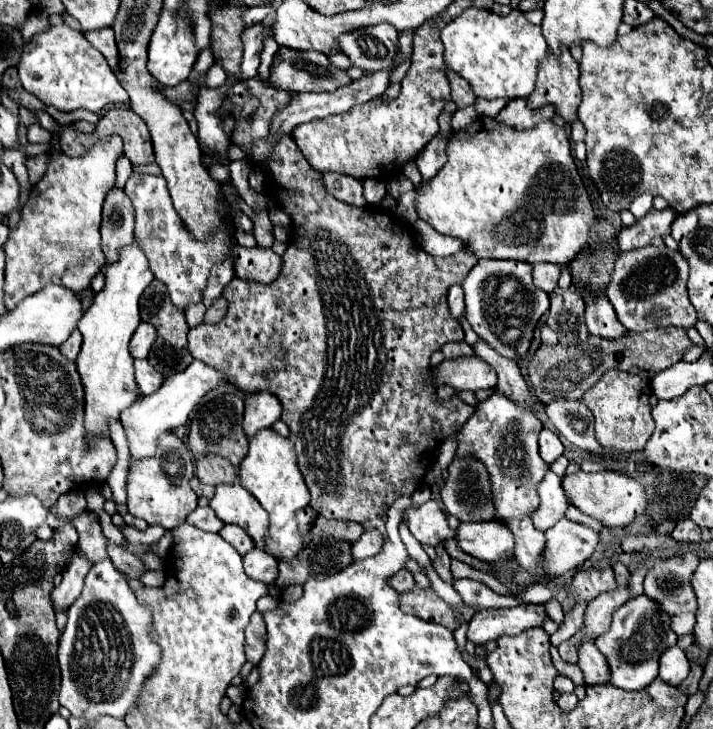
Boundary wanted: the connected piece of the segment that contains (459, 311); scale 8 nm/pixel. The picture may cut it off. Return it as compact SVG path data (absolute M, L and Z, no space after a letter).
M451 286L449 294L447 294L447 300L449 300L449 310L451 310L453 318L461 320L465 316L465 304L463 304L463 290L461 290L461 286Z

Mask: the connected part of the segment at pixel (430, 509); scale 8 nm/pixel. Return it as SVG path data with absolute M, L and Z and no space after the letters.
M429 500L421 506L409 506L409 530L421 544L437 546L439 542L453 538L455 530L447 524L447 514L435 500Z

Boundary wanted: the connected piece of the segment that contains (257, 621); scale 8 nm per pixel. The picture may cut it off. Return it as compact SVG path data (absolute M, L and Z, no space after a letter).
M255 612L251 616L249 626L245 628L245 654L247 660L253 664L259 664L265 652L265 640L267 640L267 630L261 612Z

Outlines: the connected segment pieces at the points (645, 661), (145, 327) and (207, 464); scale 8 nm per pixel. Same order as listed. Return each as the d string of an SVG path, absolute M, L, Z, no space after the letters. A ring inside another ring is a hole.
M637 596L625 606L613 612L611 628L601 634L595 644L599 652L607 658L611 670L611 684L625 690L643 690L657 678L659 656L663 650L677 642L677 634L671 630L669 614L661 610L659 602L651 600L649 596Z
M141 322L141 324L137 326L133 338L131 338L131 346L129 346L131 356L133 356L133 358L147 358L151 346L153 346L153 342L155 342L155 338L157 338L157 334L155 334L153 326L147 324L147 322Z
M205 454L195 460L195 474L201 482L207 484L221 484L221 482L231 482L235 478L233 464L225 456L219 454Z

